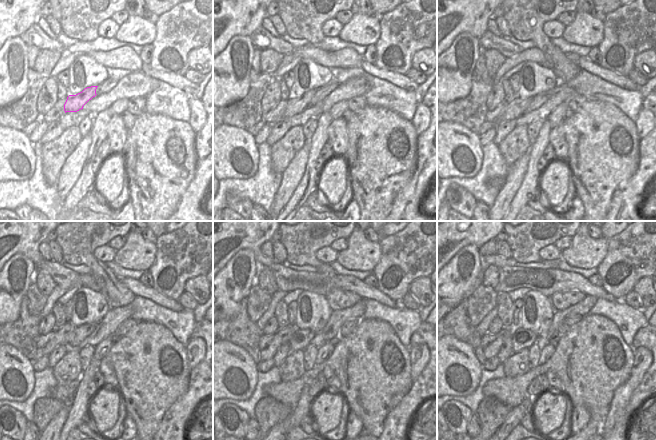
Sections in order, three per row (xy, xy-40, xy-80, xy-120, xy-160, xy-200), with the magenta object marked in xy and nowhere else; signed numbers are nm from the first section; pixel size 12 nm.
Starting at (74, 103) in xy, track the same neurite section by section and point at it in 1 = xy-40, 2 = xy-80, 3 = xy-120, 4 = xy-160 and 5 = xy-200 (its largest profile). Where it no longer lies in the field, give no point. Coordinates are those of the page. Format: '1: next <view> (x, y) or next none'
1: next xy-40 (296, 104)
2: next xy-80 (516, 107)
3: next xy-120 (61, 335)
4: next xy-160 (283, 335)
5: next xy-200 (505, 333)

